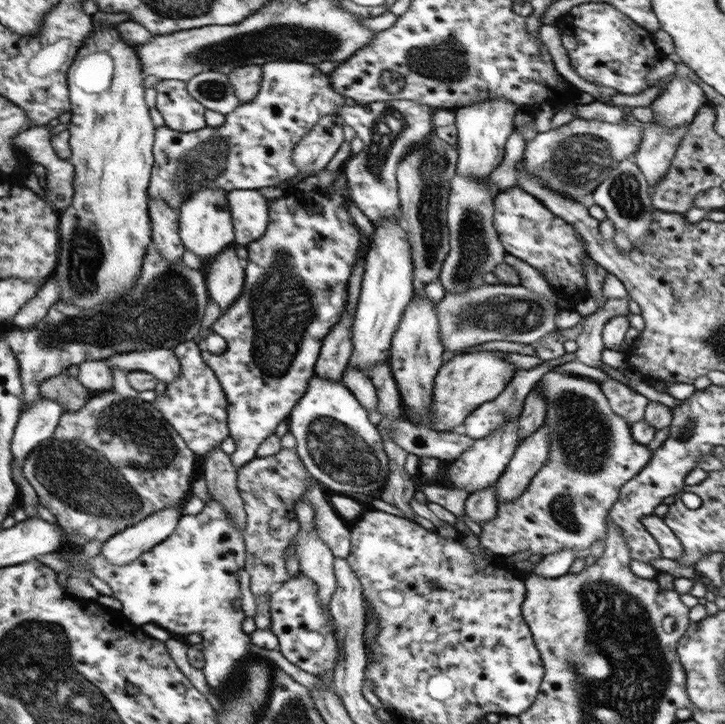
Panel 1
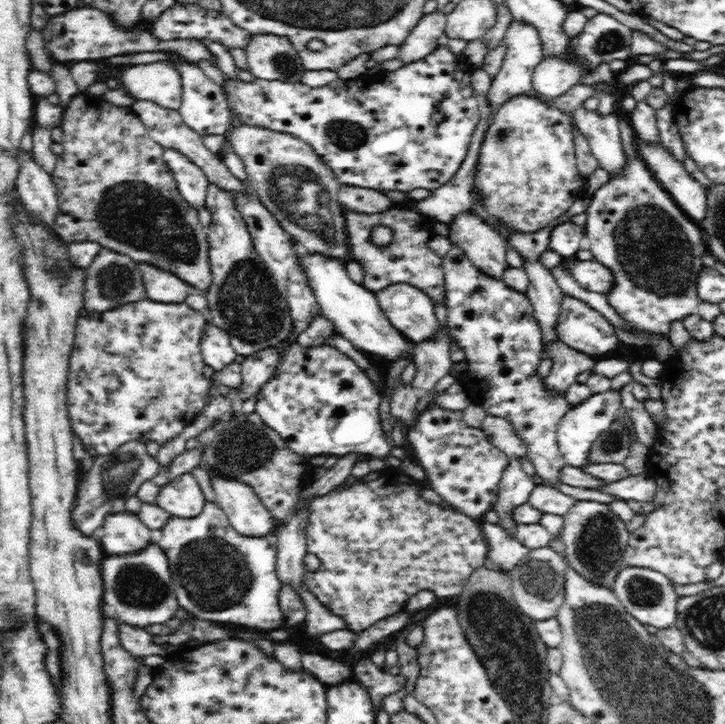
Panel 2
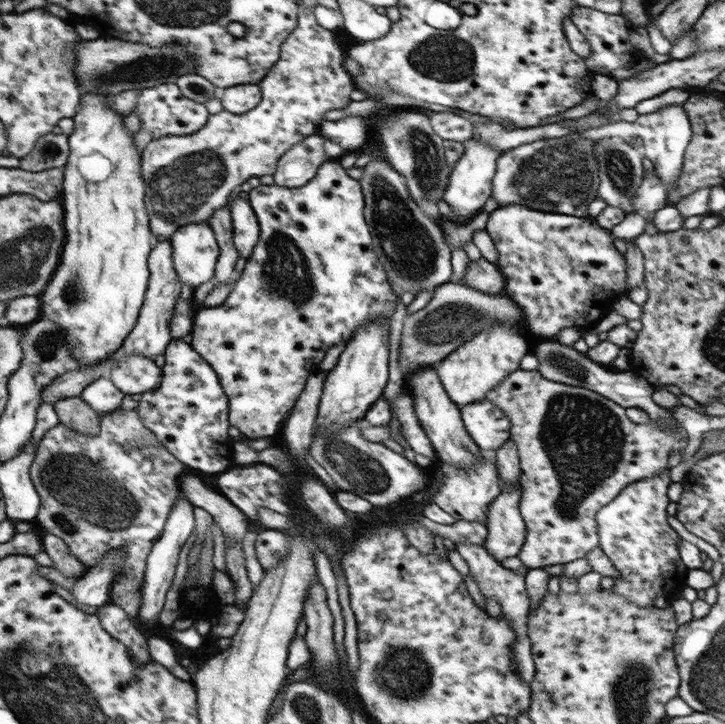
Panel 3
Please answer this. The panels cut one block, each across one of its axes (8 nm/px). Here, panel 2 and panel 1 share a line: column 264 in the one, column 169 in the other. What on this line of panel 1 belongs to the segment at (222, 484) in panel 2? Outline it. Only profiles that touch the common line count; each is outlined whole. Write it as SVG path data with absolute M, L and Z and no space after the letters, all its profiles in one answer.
M184 503L178 507L166 507L164 511L158 511L105 540L99 555L116 566L130 564L143 552L148 552L158 543L168 539L184 514Z

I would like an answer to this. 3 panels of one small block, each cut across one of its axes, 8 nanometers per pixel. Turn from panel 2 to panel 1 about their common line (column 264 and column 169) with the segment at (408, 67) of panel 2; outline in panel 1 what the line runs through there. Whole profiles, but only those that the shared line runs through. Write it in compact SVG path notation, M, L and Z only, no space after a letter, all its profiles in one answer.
M161 80L156 89L156 110L164 118L164 124L178 132L194 132L207 126L205 108L188 94L187 83L181 80Z

